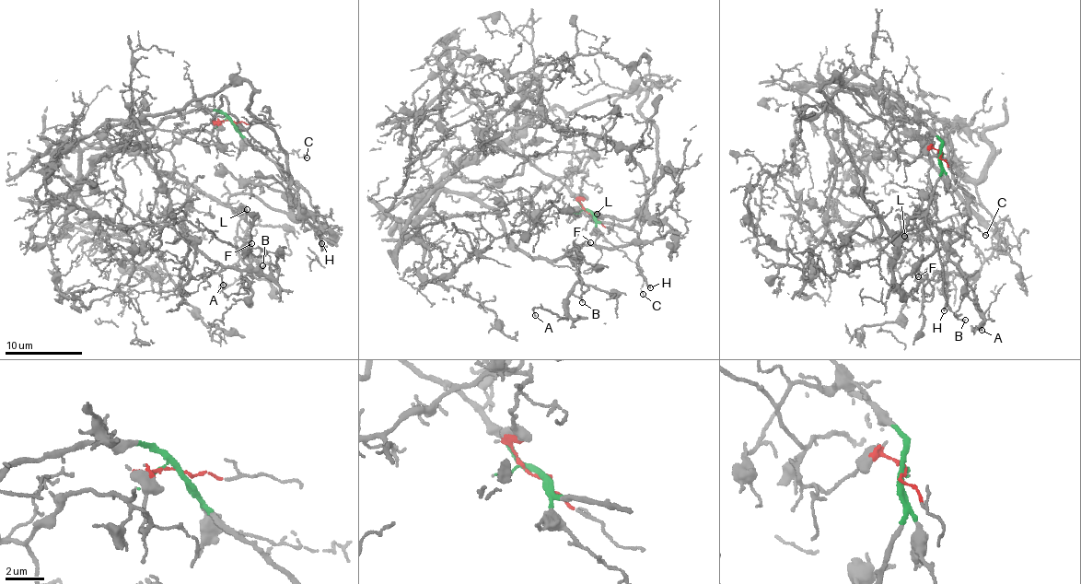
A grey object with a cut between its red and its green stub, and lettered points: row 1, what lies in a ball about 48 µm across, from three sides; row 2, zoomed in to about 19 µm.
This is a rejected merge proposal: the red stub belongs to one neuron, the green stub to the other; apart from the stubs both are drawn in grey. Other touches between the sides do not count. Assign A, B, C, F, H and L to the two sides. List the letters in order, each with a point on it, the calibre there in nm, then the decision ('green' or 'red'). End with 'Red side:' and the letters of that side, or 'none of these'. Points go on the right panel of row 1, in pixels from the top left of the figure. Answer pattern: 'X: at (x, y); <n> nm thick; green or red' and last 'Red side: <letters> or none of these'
A: at (982, 330); 110 nm thick; red
B: at (965, 320); 100 nm thick; red
C: at (985, 235); 70 nm thick; green
F: at (918, 276); 120 nm thick; red
H: at (944, 310); 170 nm thick; green
L: at (904, 236); 110 nm thick; red
Red side: A, B, F, L

